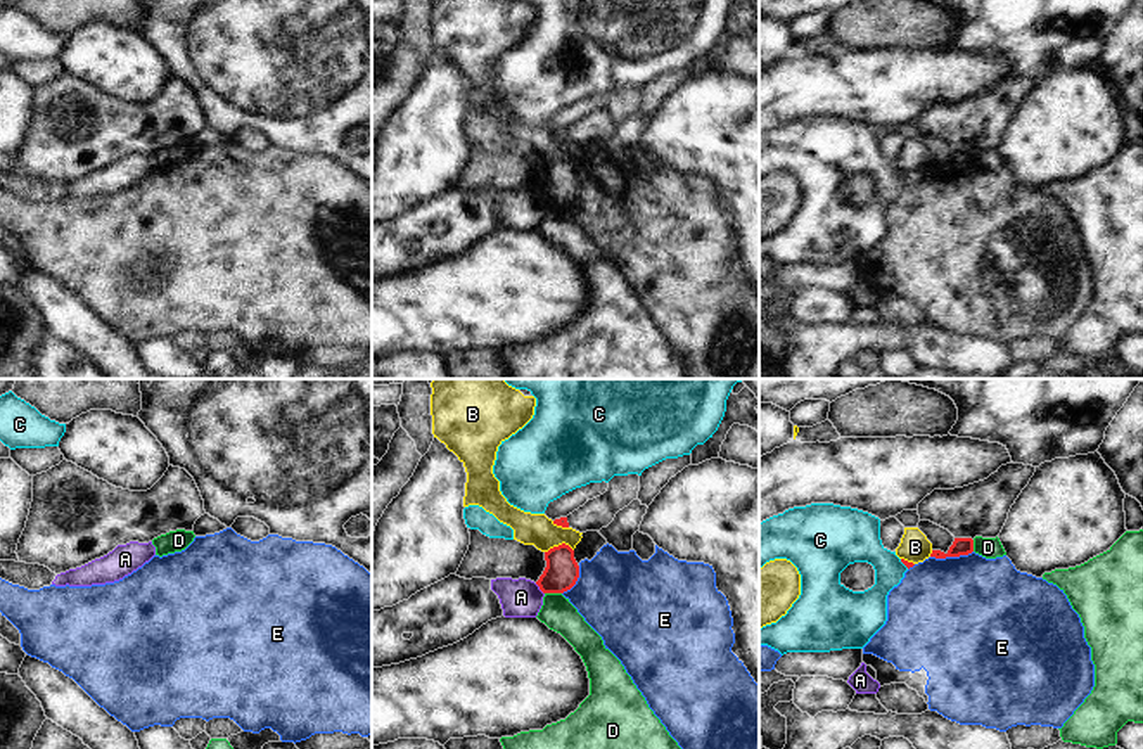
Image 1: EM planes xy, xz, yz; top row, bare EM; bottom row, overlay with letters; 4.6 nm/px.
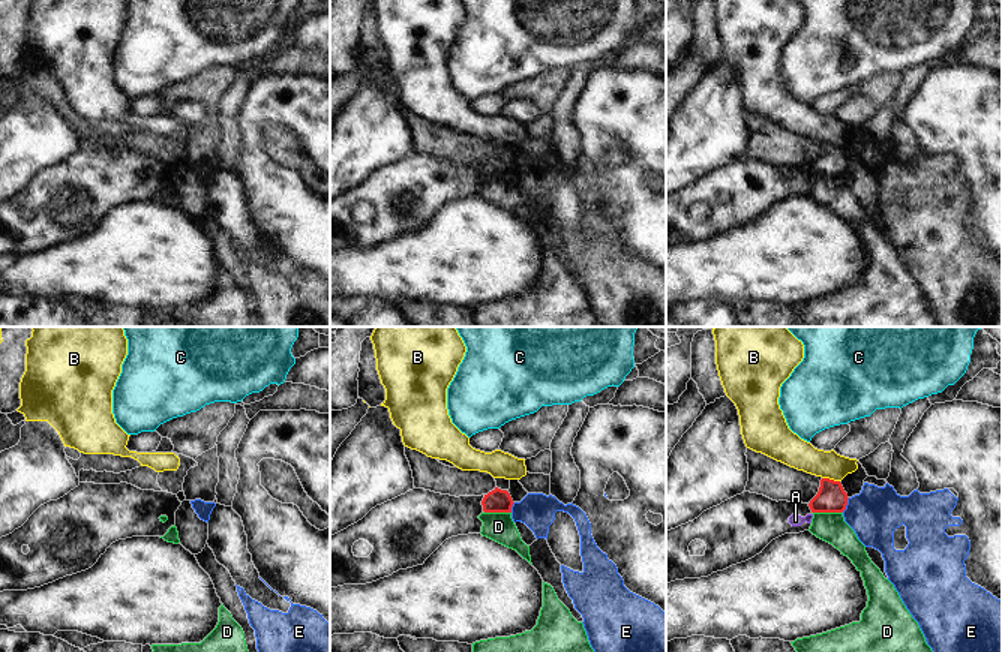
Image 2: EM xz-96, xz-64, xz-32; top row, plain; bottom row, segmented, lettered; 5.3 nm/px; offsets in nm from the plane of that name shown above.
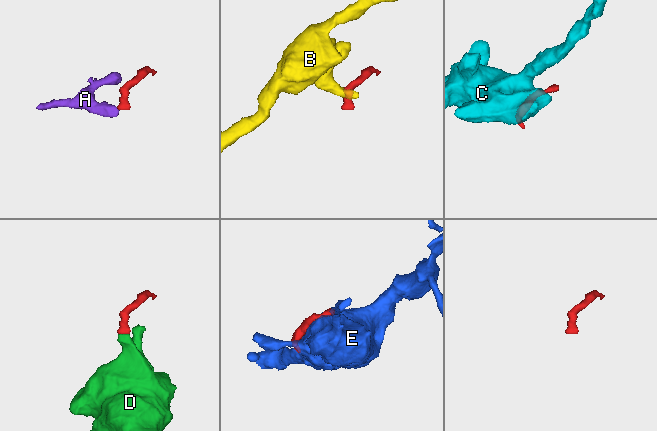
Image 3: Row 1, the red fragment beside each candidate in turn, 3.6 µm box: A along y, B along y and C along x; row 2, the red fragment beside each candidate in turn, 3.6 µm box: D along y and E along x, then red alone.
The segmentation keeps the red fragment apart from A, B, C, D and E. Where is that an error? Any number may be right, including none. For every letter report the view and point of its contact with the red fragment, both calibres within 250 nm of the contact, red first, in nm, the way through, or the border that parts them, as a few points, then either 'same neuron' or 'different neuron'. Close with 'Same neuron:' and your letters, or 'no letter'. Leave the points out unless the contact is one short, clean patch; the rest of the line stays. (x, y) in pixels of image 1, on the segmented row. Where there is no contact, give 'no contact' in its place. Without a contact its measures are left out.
A: xz (540, 588) | 160/180 nm | along xz (535, 583), (543, 594) | different neuron
B: xz (559, 545) | 160/150 nm | along xz (573, 549), (559, 544), (545, 552) | different neuron
C: yz (905, 564) | 30/200 nm | different neuron
D: xz (554, 592) | 160/160 nm | different neuron
E: yz (951, 556) | 80/500 nm | different neuron
Same neuron: no letter

